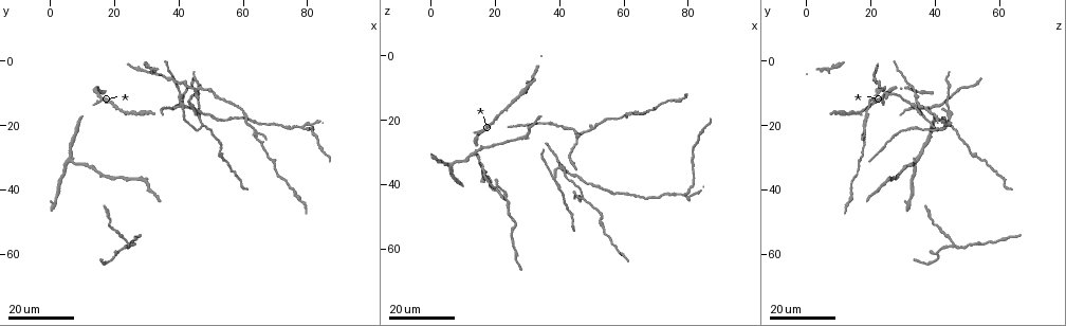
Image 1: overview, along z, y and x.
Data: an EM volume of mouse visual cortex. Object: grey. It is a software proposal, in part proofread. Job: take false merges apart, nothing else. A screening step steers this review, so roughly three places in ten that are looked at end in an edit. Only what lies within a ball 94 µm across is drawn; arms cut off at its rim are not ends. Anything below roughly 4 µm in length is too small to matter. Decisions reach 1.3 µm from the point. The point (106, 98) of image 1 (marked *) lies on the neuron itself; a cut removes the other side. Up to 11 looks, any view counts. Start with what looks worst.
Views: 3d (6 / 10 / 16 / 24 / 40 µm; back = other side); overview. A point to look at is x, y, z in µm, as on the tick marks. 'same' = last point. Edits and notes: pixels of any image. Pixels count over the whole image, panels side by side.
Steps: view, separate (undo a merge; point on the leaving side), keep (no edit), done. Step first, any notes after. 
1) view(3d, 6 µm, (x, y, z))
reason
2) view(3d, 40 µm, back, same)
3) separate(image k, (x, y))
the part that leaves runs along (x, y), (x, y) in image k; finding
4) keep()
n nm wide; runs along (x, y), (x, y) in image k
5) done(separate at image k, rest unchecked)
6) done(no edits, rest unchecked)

view(3d, 24 µm, (23.5, 57.0, 45.5))
three arms meet

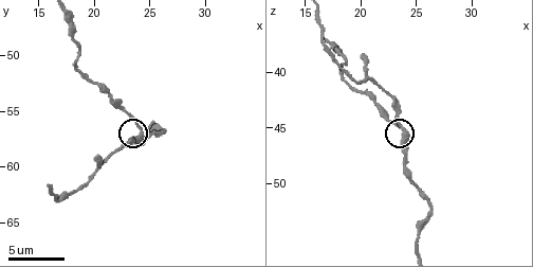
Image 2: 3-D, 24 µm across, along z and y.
view(3d, 10 µm, (24.0, 57.6, 46.0))
closer look

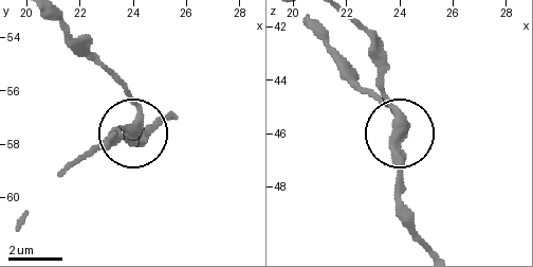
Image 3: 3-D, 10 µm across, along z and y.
keep()
one neuron here

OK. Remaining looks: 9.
view(3d, 24 µm, (42.0, 14.5, 35.0))
four-way junction

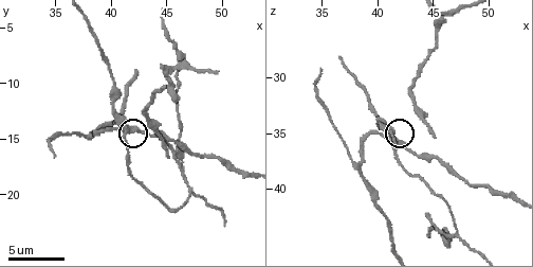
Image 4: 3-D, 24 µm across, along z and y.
view(3d, 10 µm, (41.4, 14.2, 34.8))
zoom in

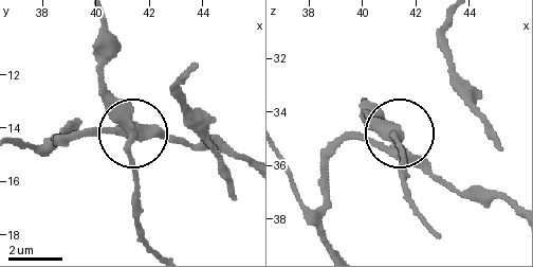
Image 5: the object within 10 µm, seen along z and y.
separate(image 5, (106, 94))
side arm 27 µm; 4 arms; a second neuron is stuck on

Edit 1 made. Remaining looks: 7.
view(overview)

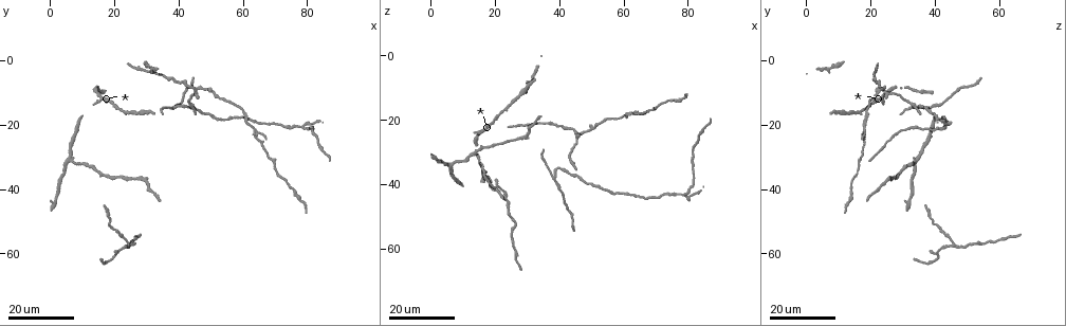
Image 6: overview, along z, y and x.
view(3d, 24 µm, (78.0, 21.0, 43.0))
branch point

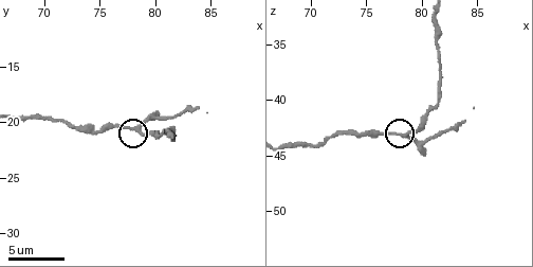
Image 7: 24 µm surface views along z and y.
view(3d, 6 µm, (78.6, 20.4, 43.0))
closer look

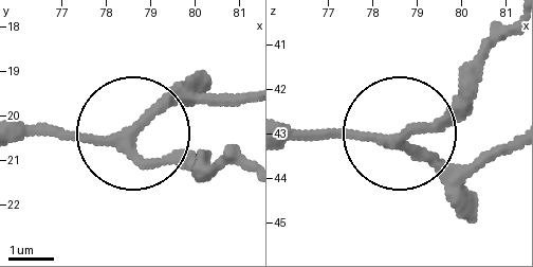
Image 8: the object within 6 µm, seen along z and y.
keep()
3 arms; one neuron here

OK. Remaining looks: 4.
view(3d, 16 µm, (44.5, 9.0, 24.0))
arms part here

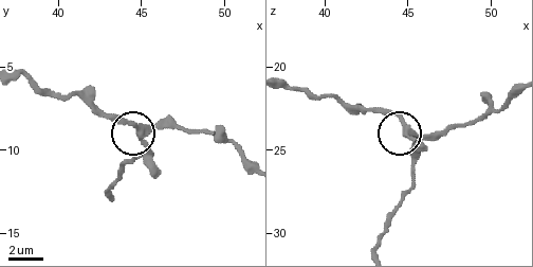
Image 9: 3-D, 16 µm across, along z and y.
view(3d, 6 µm, (45.3, 8.8, 24.0))

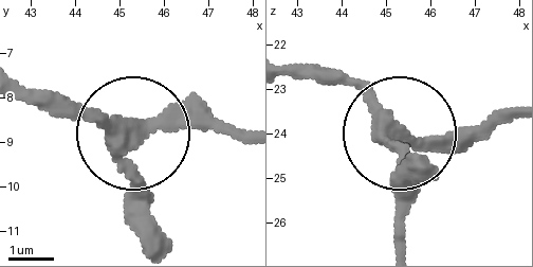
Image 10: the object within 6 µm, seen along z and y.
keep()
3 arms; continuous, no second neuron

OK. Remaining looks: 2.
view(3d, 6 µm, (16.8, 62.8, 37.2))

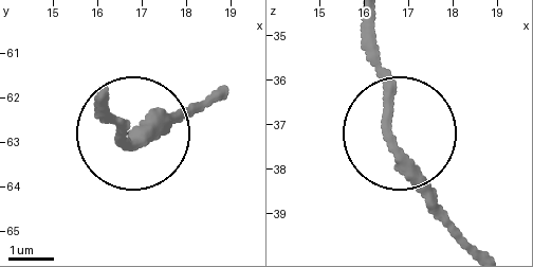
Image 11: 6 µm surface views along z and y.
keep()
continuous, no second neuron

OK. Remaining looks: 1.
done(separate at image 5, rest unchecked)

